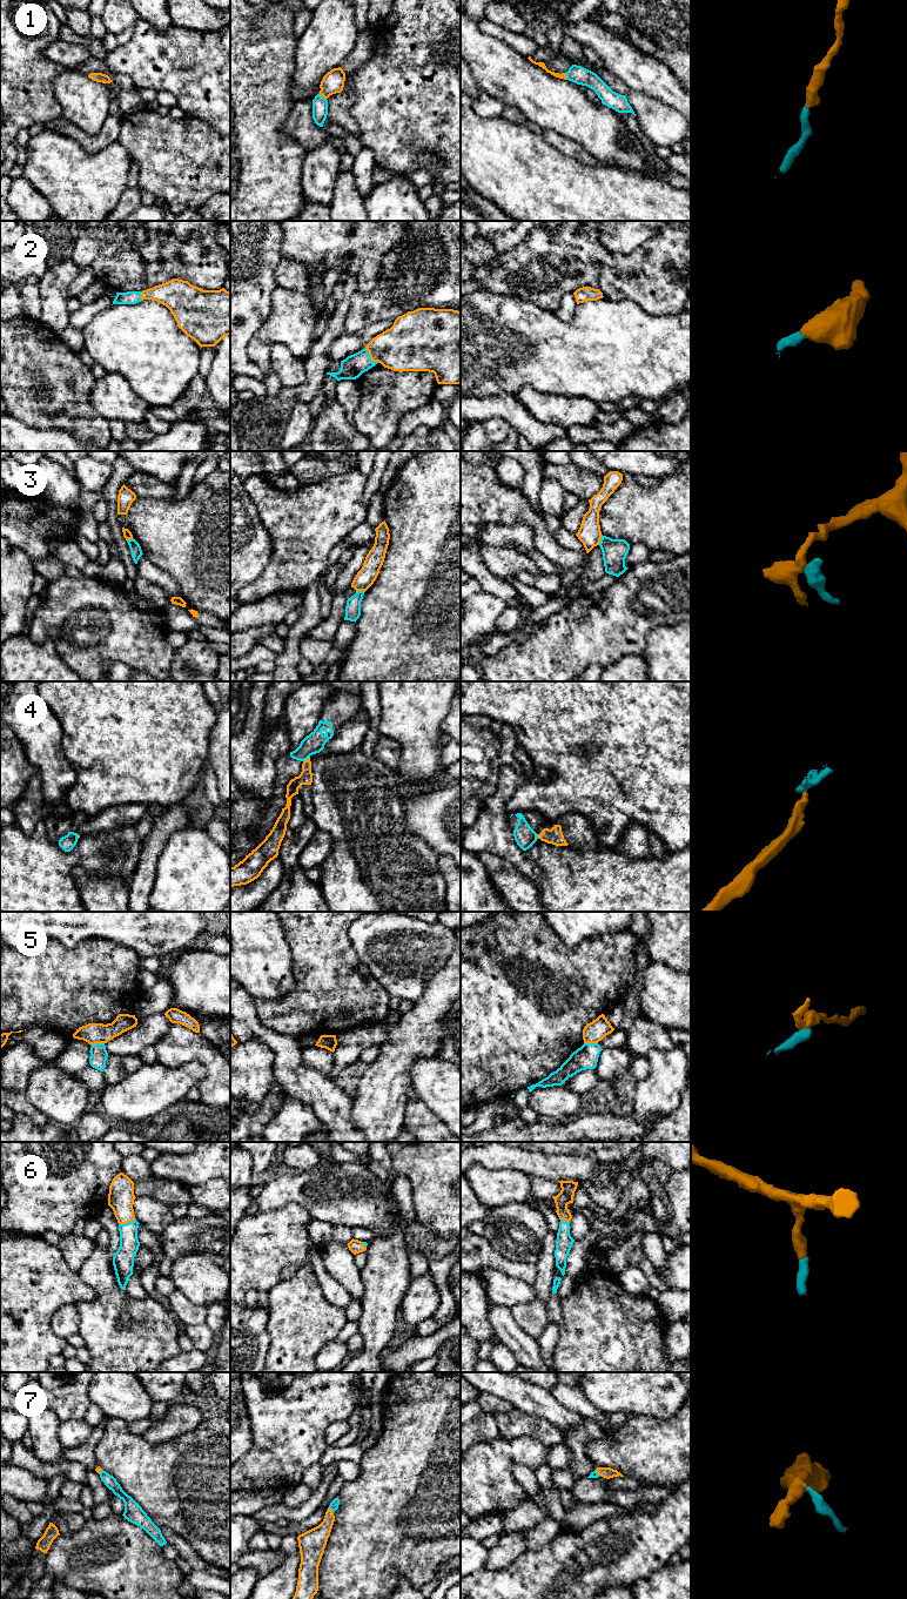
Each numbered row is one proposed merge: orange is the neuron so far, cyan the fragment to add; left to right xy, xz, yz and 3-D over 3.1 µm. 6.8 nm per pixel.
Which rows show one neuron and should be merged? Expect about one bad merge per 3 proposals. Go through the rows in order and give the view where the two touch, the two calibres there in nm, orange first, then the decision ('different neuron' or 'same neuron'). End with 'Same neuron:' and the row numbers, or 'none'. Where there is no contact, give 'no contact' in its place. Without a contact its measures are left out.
1: meets orange in xz; 150 nm thick on the orange side, 110 nm on the other; same neuron
2: meets orange in xz; 320 nm thick on the orange side, 160 nm on the other; same neuron
3: meets orange in xz; 130 nm thick on the orange side, 110 nm on the other; different neuron
4: meets orange in xz; 100 nm thick on the orange side, 140 nm on the other; different neuron
5: meets orange in yz; 140 nm thick on the orange side, 160 nm on the other; different neuron
6: meets orange in xy; 180 nm thick on the orange side, 140 nm on the other; same neuron
7: meets orange in xz; 170 nm thick on the orange side, 60 nm on the other; same neuron
Same neuron: 1, 2, 6, 7

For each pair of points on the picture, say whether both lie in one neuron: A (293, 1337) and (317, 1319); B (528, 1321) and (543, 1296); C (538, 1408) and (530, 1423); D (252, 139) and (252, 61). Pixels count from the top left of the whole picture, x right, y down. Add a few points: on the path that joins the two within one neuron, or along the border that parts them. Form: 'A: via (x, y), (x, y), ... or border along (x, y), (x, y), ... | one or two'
A: via (299, 1331), (308, 1322), (311, 1322) | one
B: via (533, 1315), (539, 1302) | one
C: border along (515, 1408), (546, 1418), (559, 1428) | two
D: via (252, 120), (252, 80) | one

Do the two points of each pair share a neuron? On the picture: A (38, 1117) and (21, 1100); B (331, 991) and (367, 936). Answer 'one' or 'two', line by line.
A: one
B: two

